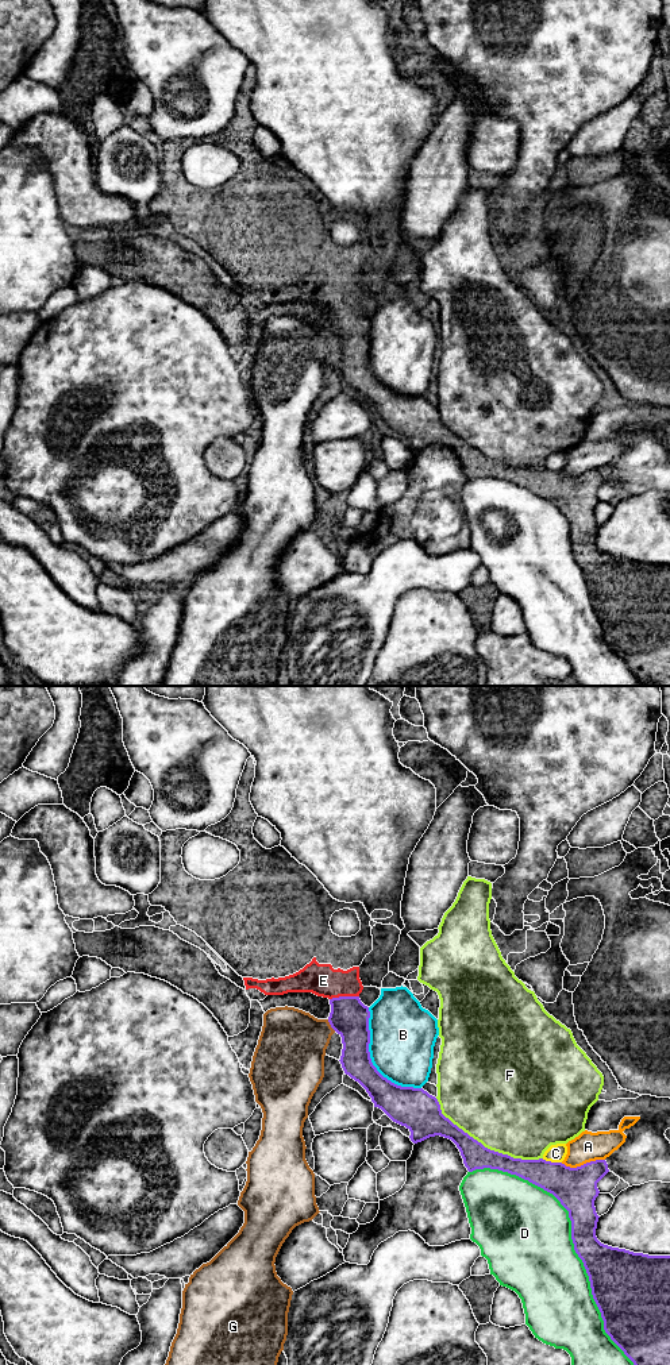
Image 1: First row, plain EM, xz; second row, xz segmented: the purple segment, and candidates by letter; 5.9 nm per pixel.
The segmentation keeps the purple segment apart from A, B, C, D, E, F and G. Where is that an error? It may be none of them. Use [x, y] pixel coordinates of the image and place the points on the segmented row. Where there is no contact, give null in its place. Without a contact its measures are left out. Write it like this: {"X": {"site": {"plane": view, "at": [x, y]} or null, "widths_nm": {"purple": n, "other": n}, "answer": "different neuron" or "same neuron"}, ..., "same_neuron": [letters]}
{"A": {"site": {"plane": "xz", "at": [584, 1164]}, "widths_nm": {"purple": 240, "other": 180}, "answer": "different neuron"}, "B": {"site": {"plane": "xz", "at": [370, 1060]}, "widths_nm": {"purple": 190, "other": 400}, "answer": "different neuron"}, "C": {"site": {"plane": "xz", "at": [550, 1161]}, "widths_nm": {"purple": 240, "other": 110}, "answer": "different neuron"}, "D": {"site": {"plane": "xz", "at": [572, 1238]}, "widths_nm": {"purple": 220, "other": 500}, "answer": "different neuron"}, "E": {"site": {"plane": "xz", "at": [343, 997]}, "widths_nm": {"purple": 240, "other": 190}, "answer": "same neuron"}, "F": {"site": {"plane": "xz", "at": [484, 1146]}, "widths_nm": {"purple": 160, "other": 480}, "answer": "different neuron"}, "G": {"site": {"plane": "xz", "at": [330, 1024]}, "widths_nm": {"purple": 240, "other": 400}, "answer": "different neuron"}, "same_neuron": ["E"]}

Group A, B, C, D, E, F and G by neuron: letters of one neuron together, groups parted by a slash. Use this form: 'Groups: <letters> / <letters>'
Groups: A / B / C / D / E / F / G

